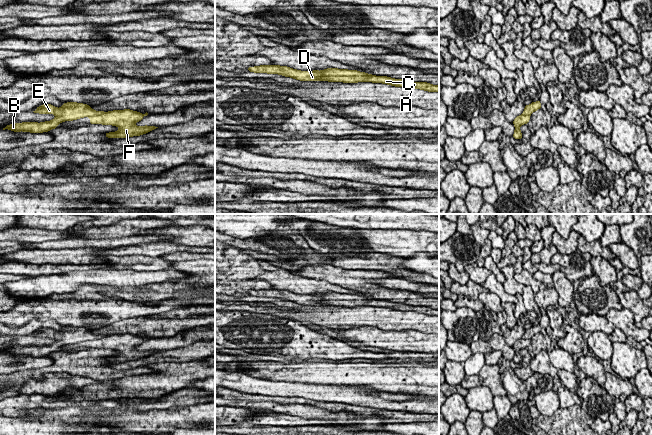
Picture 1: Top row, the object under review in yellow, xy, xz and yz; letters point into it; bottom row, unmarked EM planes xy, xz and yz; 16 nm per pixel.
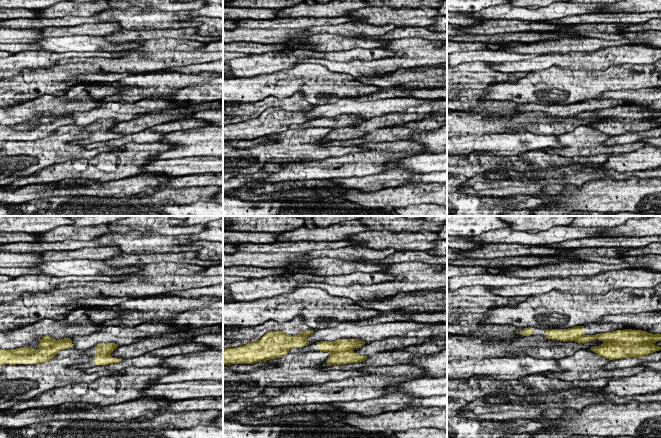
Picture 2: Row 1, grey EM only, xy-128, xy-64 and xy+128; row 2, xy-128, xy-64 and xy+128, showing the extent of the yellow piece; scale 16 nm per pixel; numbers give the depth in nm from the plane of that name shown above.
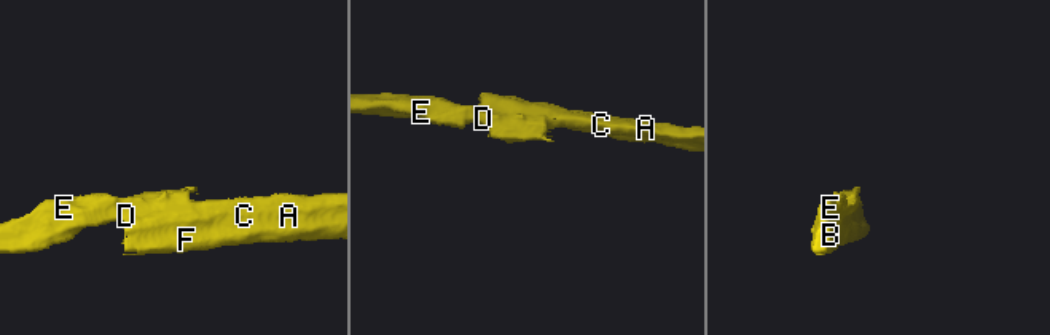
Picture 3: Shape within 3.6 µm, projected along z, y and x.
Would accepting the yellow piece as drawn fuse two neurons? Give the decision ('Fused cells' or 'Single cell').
Fused cells

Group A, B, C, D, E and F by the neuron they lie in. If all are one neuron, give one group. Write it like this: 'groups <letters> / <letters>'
groups A C F / B D E

